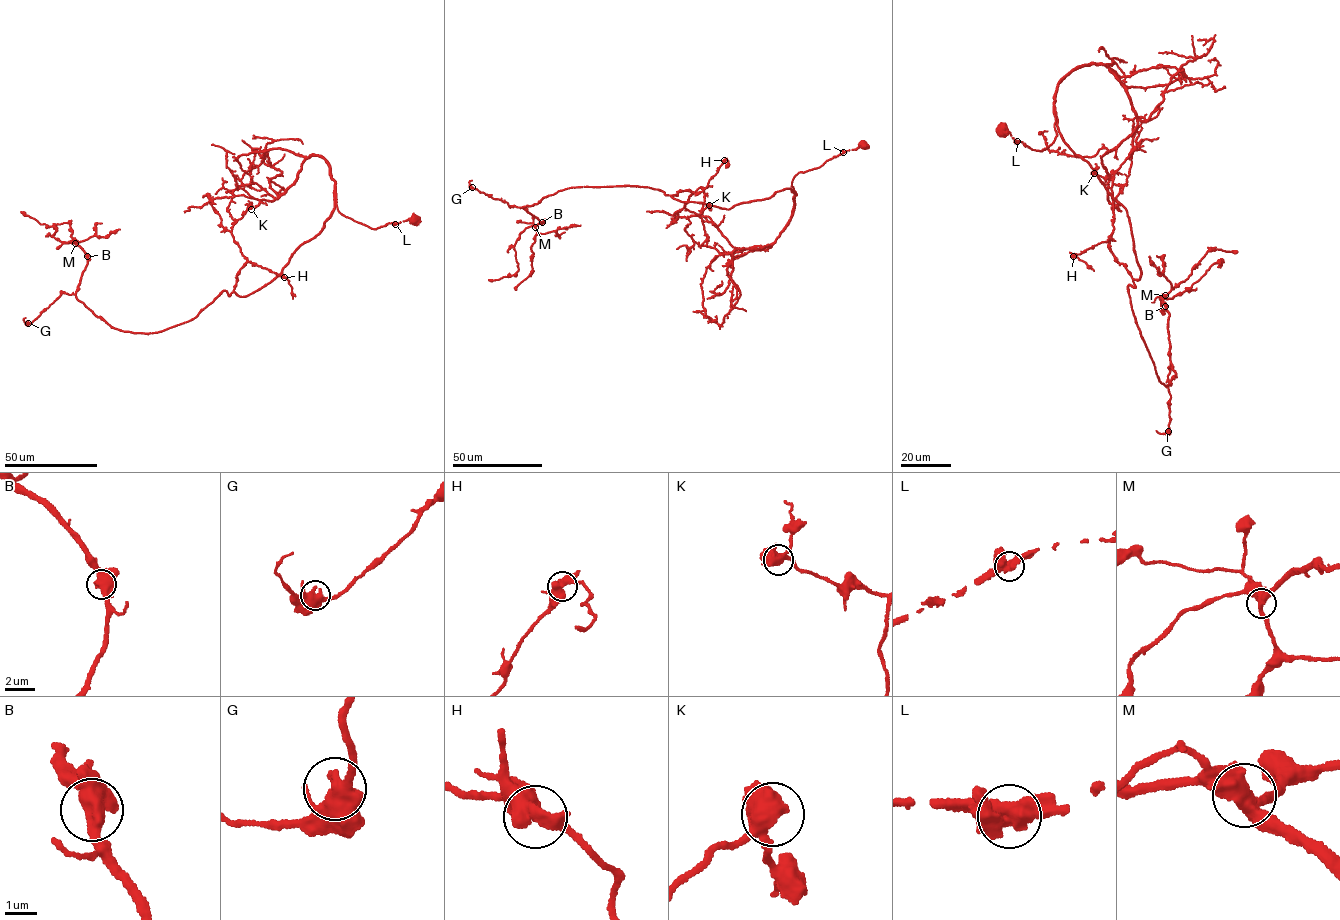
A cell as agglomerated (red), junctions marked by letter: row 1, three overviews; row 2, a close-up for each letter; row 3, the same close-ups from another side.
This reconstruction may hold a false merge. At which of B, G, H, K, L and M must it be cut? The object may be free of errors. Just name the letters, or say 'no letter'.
no letter

